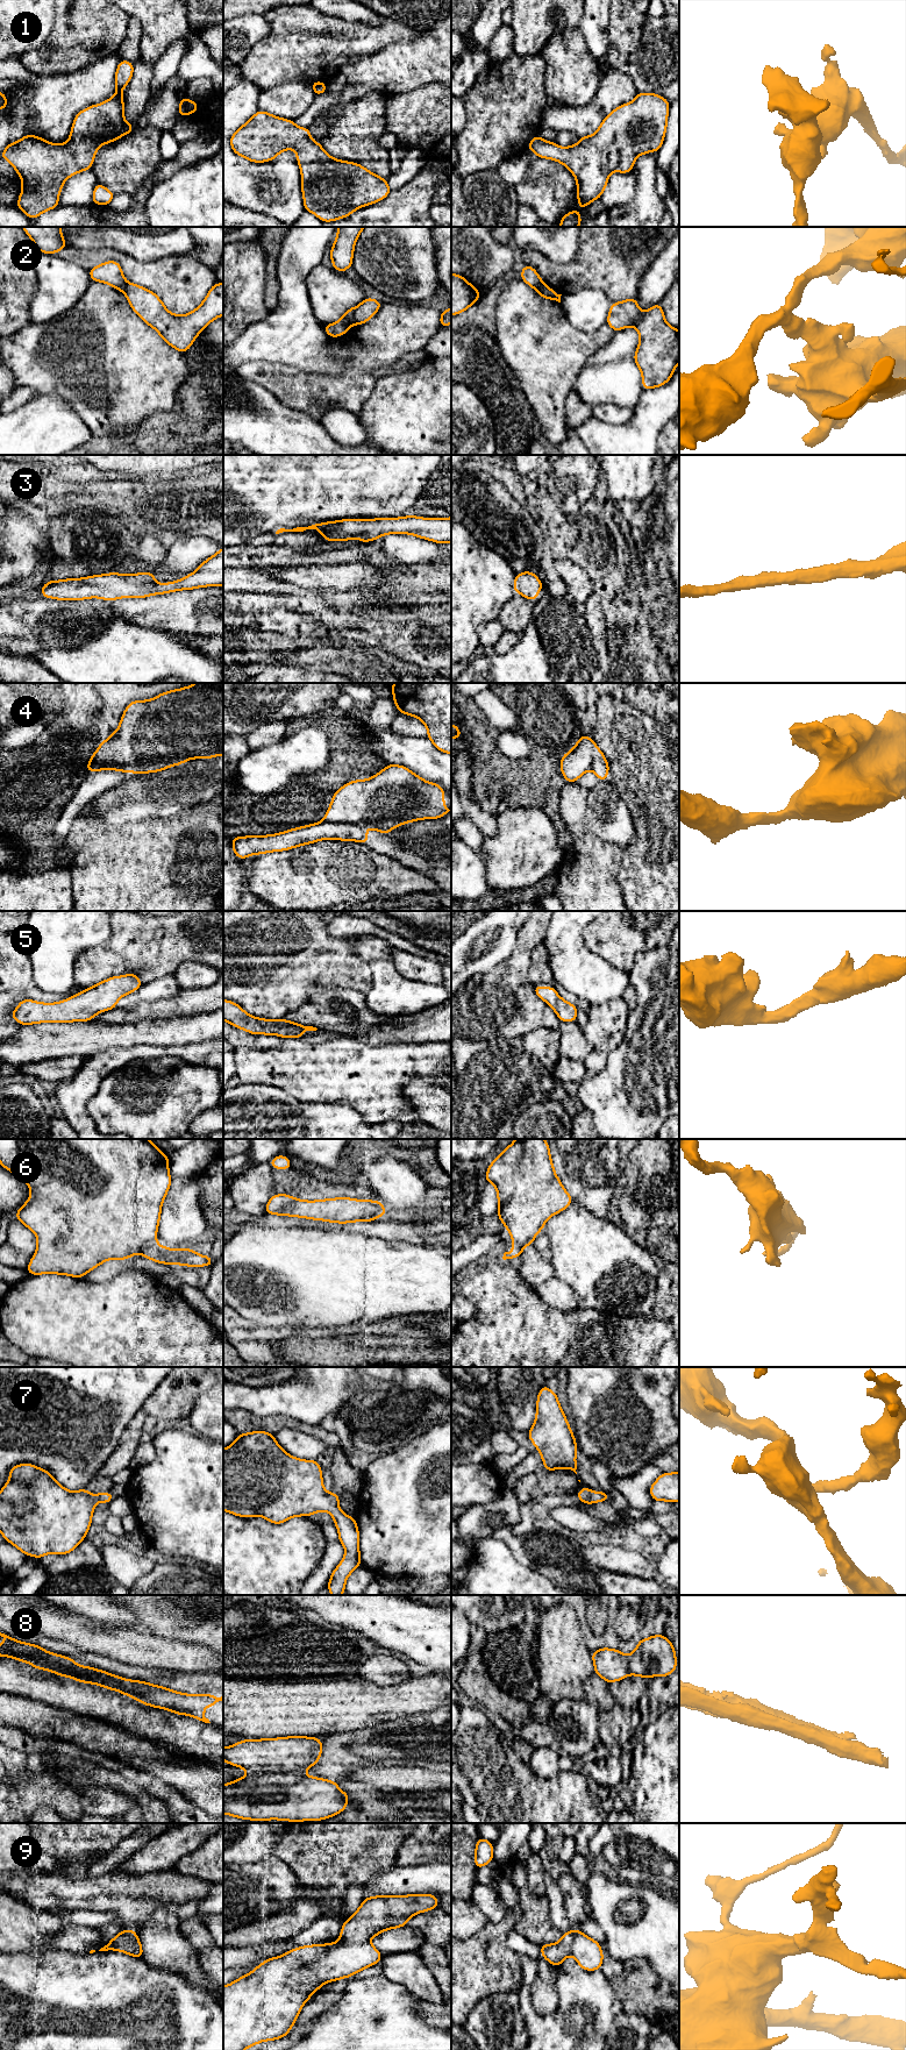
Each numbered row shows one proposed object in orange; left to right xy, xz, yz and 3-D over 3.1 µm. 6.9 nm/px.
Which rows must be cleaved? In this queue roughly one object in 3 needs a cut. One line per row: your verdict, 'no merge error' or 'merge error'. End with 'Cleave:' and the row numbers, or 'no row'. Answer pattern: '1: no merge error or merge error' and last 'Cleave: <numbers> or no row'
1: no merge error
2: merge error
3: no merge error
4: no merge error
5: no merge error
6: merge error
7: no merge error
8: merge error
9: merge error
Cleave: 2, 6, 8, 9

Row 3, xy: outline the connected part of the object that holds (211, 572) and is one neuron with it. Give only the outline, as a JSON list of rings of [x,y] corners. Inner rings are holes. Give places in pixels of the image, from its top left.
[[[223,548],[179,581],[157,584],[154,578],[154,571],[129,575],[110,572],[63,581],[48,578],[48,583],[41,588],[41,593],[44,598],[57,600],[101,598],[113,602],[117,598],[145,598],[179,590],[223,586]]]

